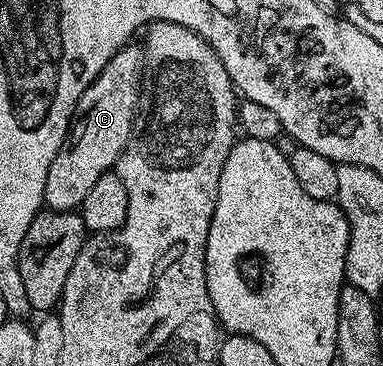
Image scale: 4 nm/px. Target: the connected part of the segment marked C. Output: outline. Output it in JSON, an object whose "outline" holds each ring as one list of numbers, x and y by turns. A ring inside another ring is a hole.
{"outline":[[140,44,124,45,99,71,77,104,77,112,69,127,65,142,59,147,59,155,47,171,45,205,51,209,76,210,87,199,87,191,99,180,99,175,110,172,121,157,133,122,139,112,143,92,143,49]]}

